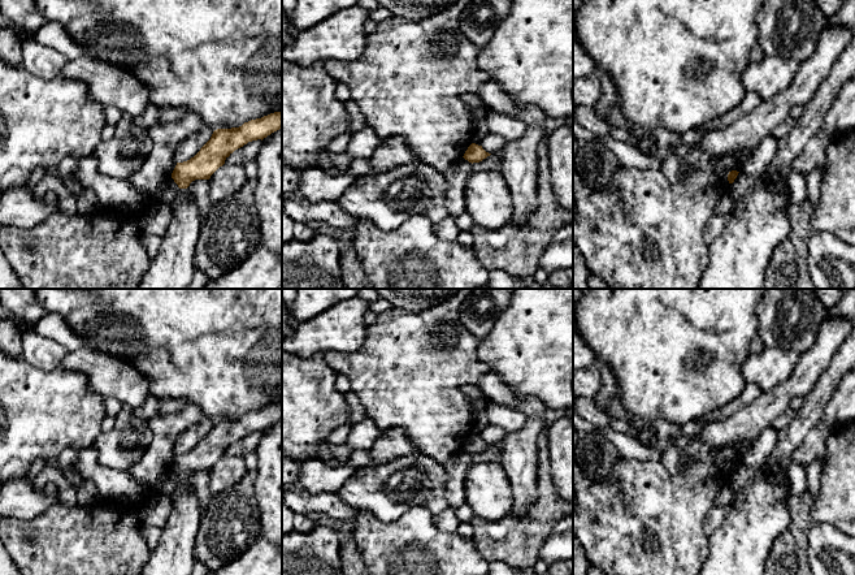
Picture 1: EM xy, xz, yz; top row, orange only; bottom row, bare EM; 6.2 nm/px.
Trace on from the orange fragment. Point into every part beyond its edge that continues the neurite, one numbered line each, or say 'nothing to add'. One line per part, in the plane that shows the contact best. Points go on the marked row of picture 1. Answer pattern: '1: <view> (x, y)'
nothing to add

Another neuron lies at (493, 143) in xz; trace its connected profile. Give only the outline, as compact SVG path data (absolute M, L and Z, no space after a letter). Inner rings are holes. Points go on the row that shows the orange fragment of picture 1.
M489 133L481 142L482 148L489 154L499 154L507 142L499 134Z

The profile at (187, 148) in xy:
M204 125L196 133L188 135L177 146L174 151L175 161L183 163L194 157L200 151L200 148L211 139L213 131L214 130L212 127Z

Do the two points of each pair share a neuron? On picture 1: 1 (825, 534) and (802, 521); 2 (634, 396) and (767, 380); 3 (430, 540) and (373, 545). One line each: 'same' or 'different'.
1: different
2: different
3: same

